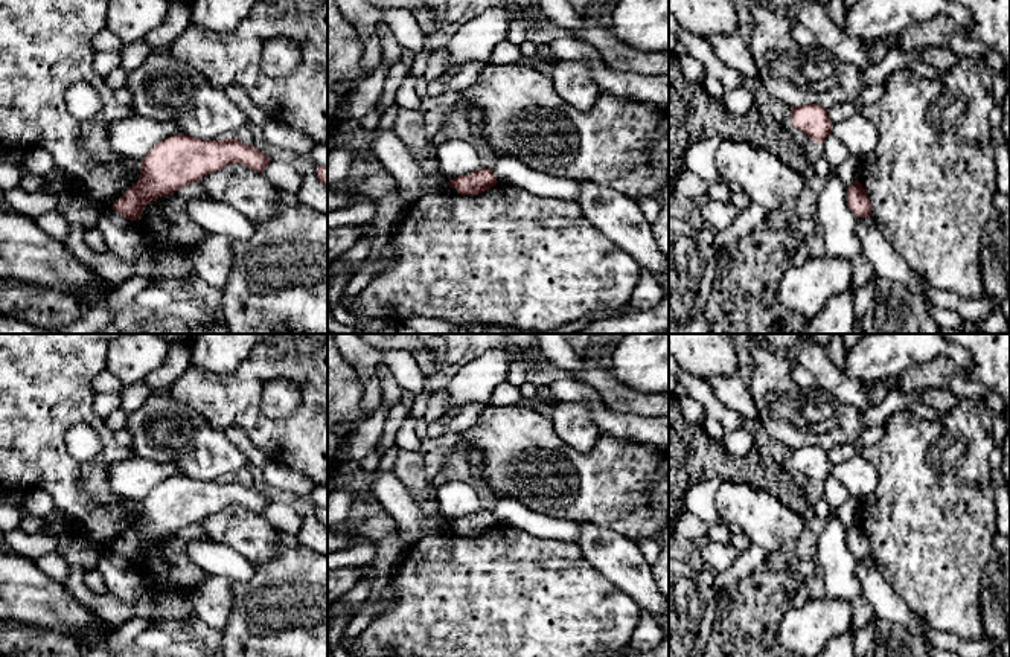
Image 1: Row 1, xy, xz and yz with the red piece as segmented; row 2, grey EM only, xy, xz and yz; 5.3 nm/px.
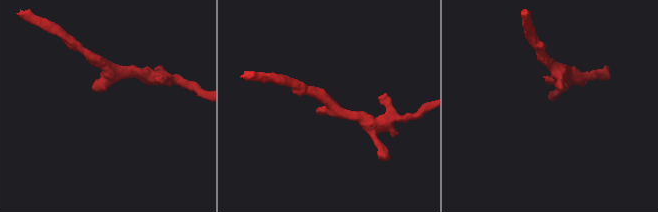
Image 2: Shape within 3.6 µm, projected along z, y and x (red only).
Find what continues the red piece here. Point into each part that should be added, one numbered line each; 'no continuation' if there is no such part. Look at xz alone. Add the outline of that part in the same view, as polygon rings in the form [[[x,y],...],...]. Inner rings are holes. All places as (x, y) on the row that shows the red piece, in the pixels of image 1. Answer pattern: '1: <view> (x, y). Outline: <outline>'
no continuation

